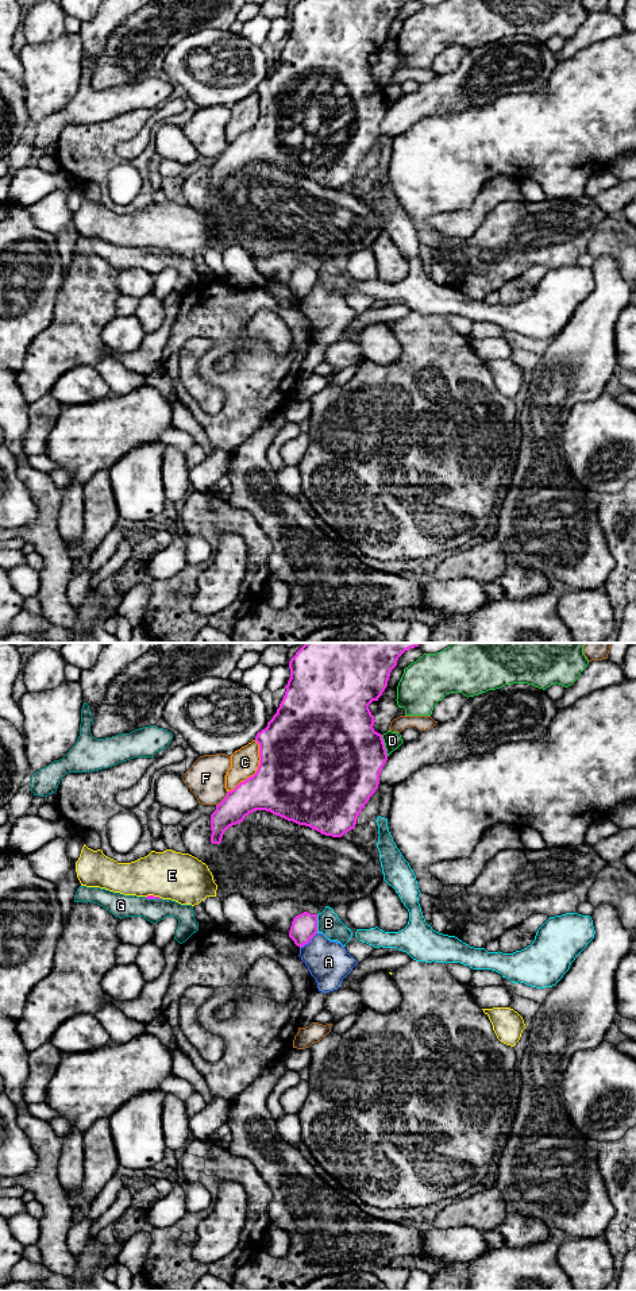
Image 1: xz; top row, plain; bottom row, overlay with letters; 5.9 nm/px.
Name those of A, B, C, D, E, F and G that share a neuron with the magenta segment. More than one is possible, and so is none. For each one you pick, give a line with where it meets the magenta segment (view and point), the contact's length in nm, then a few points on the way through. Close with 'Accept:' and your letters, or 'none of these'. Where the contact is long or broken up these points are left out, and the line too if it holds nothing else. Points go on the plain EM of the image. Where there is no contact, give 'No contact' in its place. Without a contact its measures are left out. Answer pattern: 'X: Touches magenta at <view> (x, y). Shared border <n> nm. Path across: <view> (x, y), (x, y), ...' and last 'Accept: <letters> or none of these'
Accept: none of these

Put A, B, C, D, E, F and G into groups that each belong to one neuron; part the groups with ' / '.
A / B / C / D / E / F / G

